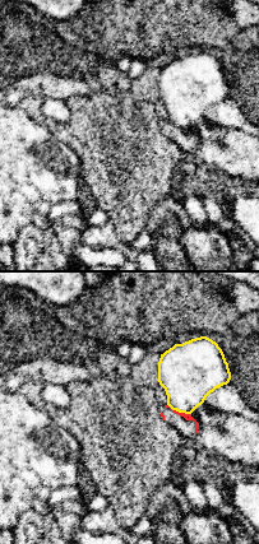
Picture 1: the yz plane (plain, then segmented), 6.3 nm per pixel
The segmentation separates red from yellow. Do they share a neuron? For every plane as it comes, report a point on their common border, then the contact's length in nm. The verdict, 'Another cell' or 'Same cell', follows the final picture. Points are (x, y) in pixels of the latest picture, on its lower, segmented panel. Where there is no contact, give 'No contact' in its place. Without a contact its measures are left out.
Touches red at (177, 412). Shared border 170 nm

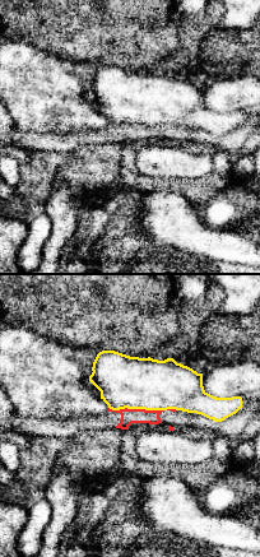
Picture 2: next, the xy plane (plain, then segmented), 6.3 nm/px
Touches red at (135, 409). Shared border 340 nm

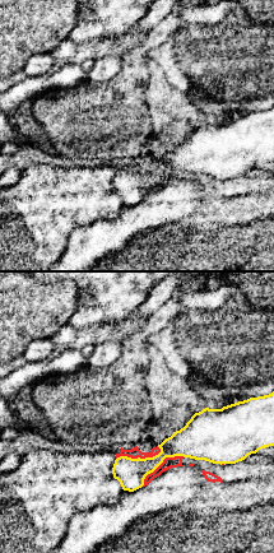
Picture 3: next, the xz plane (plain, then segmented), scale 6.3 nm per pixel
Touches red at (139, 456). Shared border 300 nm

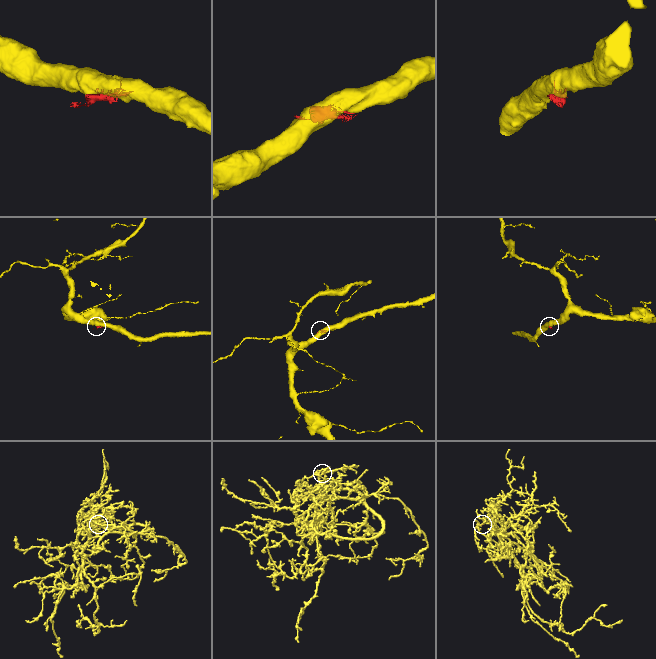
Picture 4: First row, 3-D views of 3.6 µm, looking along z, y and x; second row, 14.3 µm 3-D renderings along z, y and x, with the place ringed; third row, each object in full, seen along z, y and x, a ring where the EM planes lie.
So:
Another cell

